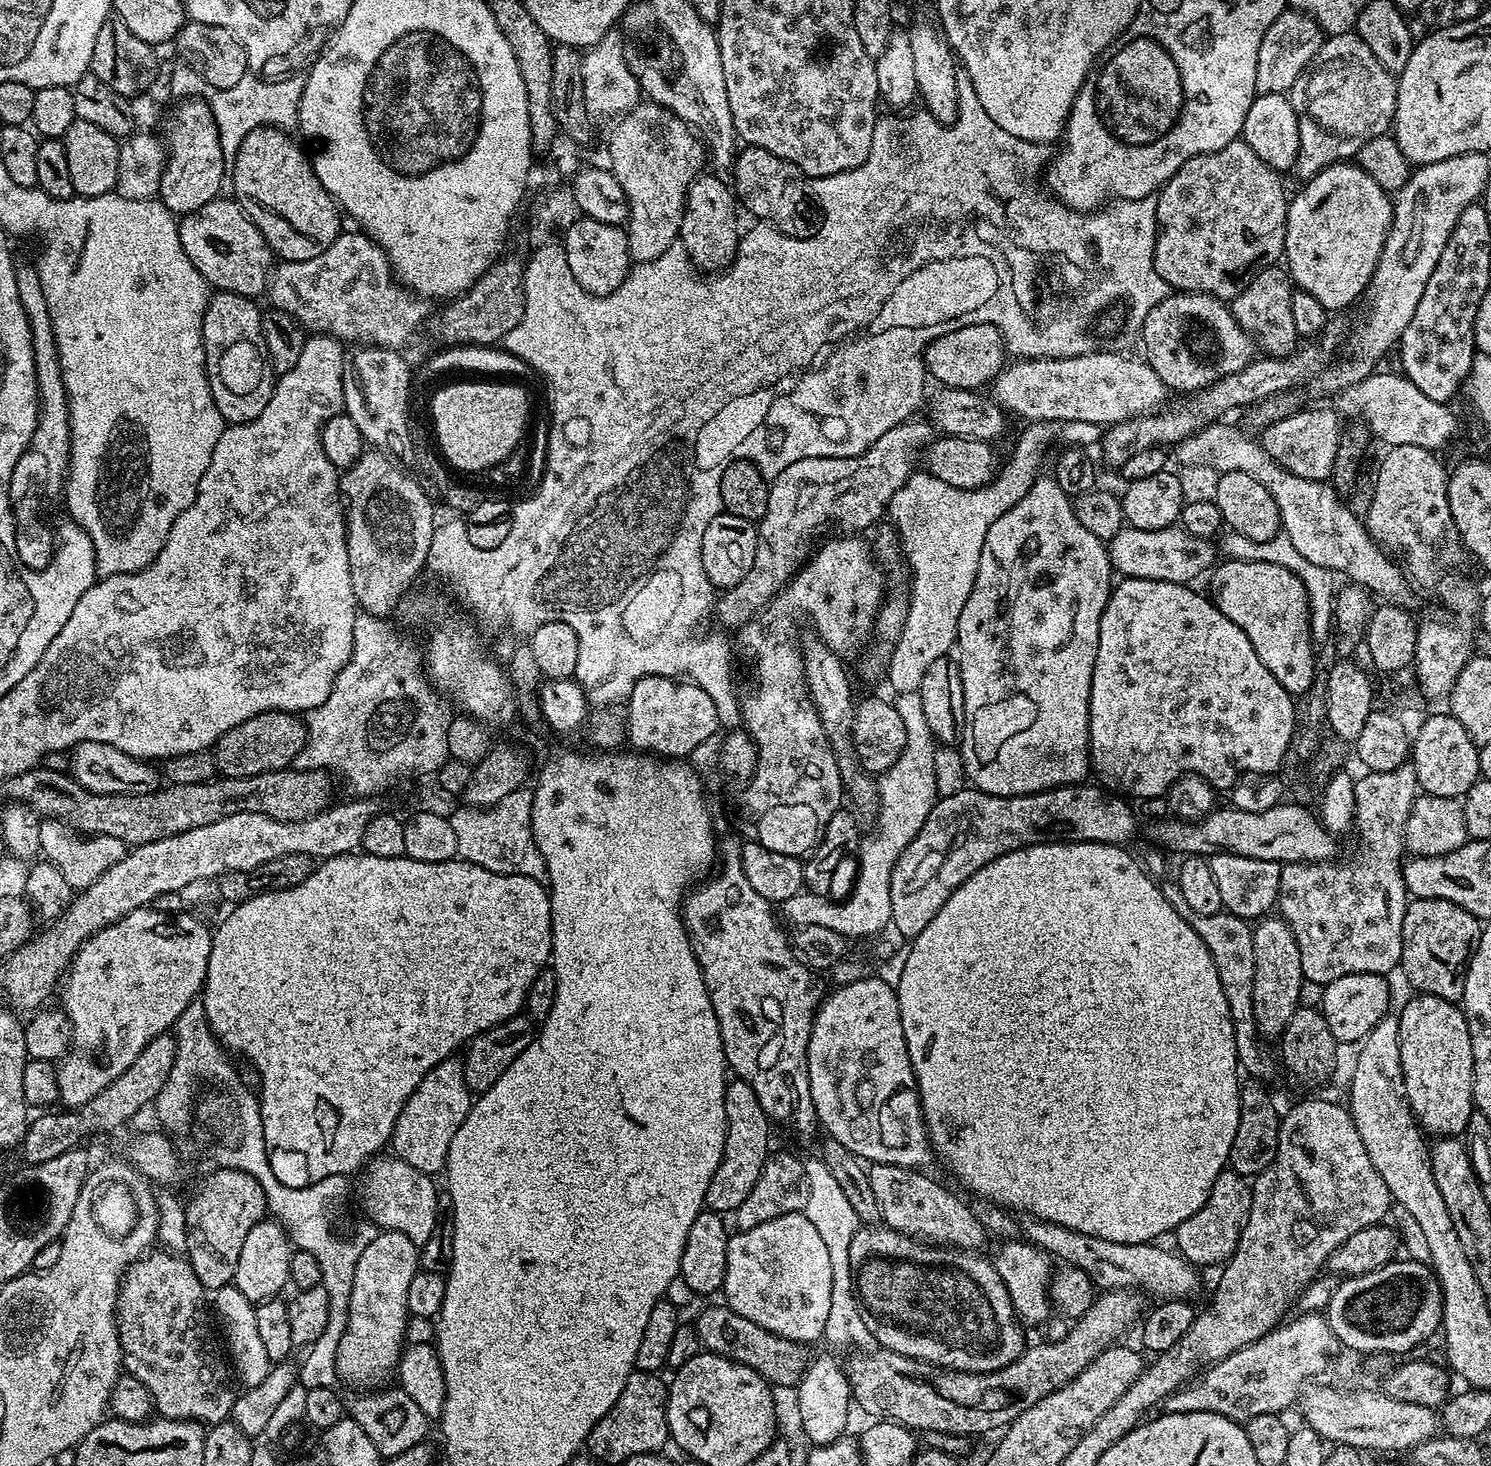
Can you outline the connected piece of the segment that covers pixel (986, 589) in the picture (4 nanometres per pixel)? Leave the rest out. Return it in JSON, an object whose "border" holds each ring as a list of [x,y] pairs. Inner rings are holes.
{"border":[[[1041,475],[1040,479],[1030,486],[1030,494],[1022,498],[990,530],[986,530],[986,542],[982,546],[982,554],[978,558],[978,574],[974,586],[970,590],[970,598],[966,598],[966,606],[962,606],[962,614],[958,618],[955,651],[960,651],[958,663],[962,690],[964,691],[964,730],[958,744],[960,757],[964,759],[964,774],[971,787],[989,792],[995,796],[1025,796],[1035,792],[1044,792],[1047,788],[1066,788],[1070,784],[1079,784],[1090,772],[1088,754],[1088,735],[1090,734],[1090,690],[1094,678],[1094,662],[1098,658],[1098,630],[1104,607],[1114,587],[1114,569],[1108,557],[1108,545],[1100,540],[1074,514],[1073,497],[1068,496],[1058,486],[1051,475]]]}

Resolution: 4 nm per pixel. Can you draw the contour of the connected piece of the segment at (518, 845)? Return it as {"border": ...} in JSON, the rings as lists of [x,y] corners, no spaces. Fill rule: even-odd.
{"border":[[[527,787],[511,791],[502,802],[491,808],[479,809],[462,806],[449,815],[456,837],[458,856],[471,864],[482,866],[491,872],[504,872],[508,876],[529,876],[541,882],[547,881],[548,871],[542,854],[532,837],[533,796]]]}

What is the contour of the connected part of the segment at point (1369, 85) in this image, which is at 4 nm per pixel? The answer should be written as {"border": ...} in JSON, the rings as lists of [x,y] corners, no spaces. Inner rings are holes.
{"border":[[[1355,31],[1332,34],[1325,39],[1318,54],[1314,54],[1305,68],[1304,75],[1299,76],[1290,90],[1290,99],[1298,118],[1300,139],[1294,175],[1300,182],[1313,180],[1324,168],[1355,157],[1360,147],[1391,129],[1396,109],[1396,82],[1397,77],[1385,70],[1378,58],[1374,58],[1370,46],[1366,46],[1366,42],[1362,42]]]}

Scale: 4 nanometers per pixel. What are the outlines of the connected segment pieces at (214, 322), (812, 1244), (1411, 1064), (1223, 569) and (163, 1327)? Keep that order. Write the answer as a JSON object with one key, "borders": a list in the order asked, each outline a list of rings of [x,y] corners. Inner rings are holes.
{"borders":[[[[213,291],[204,311],[204,321],[200,327],[200,337],[204,340],[204,369],[208,375],[208,385],[214,402],[228,424],[249,424],[270,402],[274,387],[274,373],[268,366],[264,350],[264,329],[260,327],[262,308],[255,299],[233,292]]],[[[803,1212],[782,1214],[770,1222],[762,1222],[762,1226],[729,1235],[722,1296],[728,1299],[725,1300],[727,1307],[742,1314],[742,1318],[750,1318],[750,1322],[762,1326],[762,1330],[770,1330],[805,1346],[811,1345],[811,1340],[819,1341],[826,1330],[826,1318],[830,1314],[831,1289],[830,1254],[814,1222],[810,1222]]],[[[1413,995],[1413,1000],[1398,1012],[1400,1017],[1400,1057],[1402,1078],[1406,1086],[1406,1098],[1416,1116],[1416,1123],[1433,1137],[1459,1137],[1467,1129],[1468,1119],[1474,1110],[1472,1079],[1474,1078],[1474,1054],[1470,1042],[1470,1030],[1463,1011],[1453,1001],[1437,996]]],[[[1231,558],[1223,562],[1217,563],[1210,572],[1211,595],[1216,607],[1250,638],[1250,646],[1262,658],[1262,666],[1282,682],[1284,689],[1293,697],[1303,697],[1318,671],[1304,583],[1286,566],[1274,562]]],[[[153,1250],[124,1273],[116,1306],[122,1364],[127,1375],[138,1378],[138,1382],[150,1390],[155,1411],[163,1419],[194,1420],[204,1426],[223,1424],[232,1415],[238,1392],[232,1389],[234,1376],[210,1315],[209,1297],[202,1282],[198,1282],[198,1274],[194,1274],[191,1263],[183,1259],[183,1255],[174,1252]]]]}

